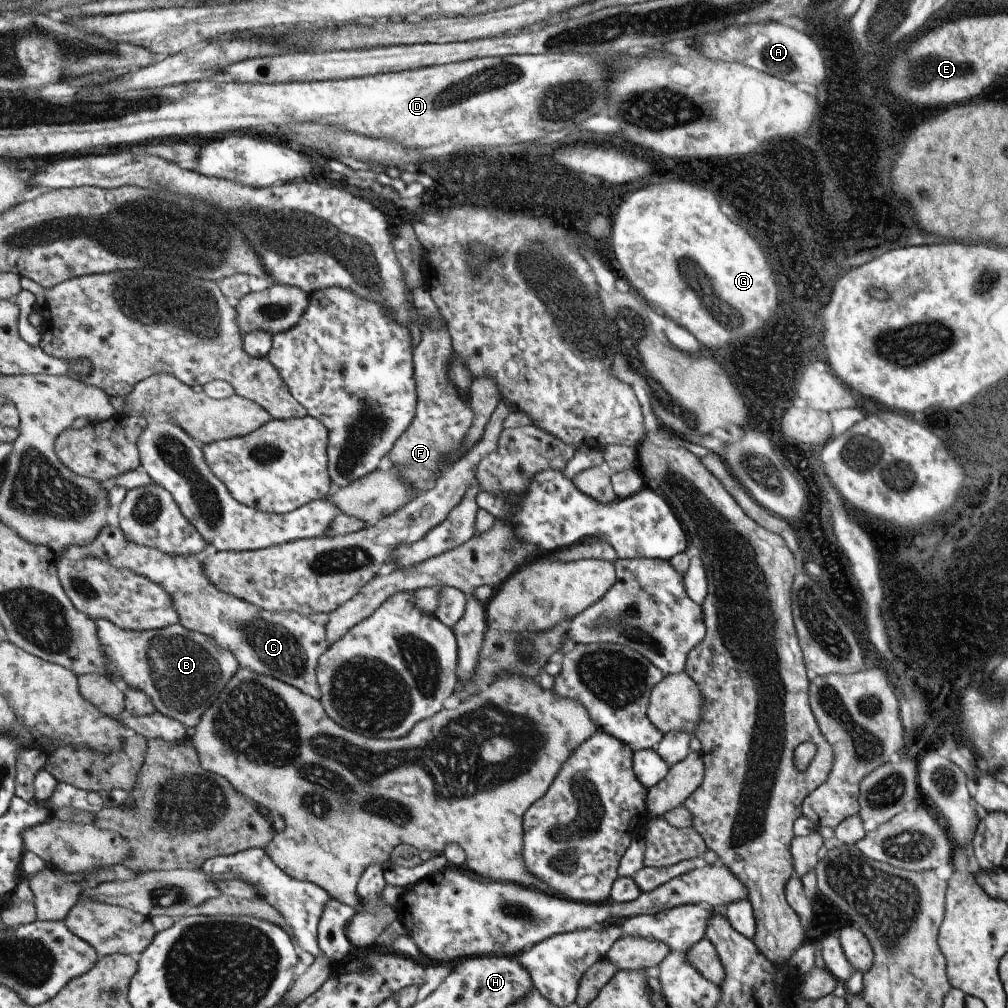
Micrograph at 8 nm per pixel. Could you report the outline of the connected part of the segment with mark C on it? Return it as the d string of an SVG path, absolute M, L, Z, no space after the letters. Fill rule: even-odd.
M107 525L91 545L86 547L72 546L62 557L74 561L96 558L111 563L114 567L135 571L135 574L147 577L154 583L162 585L170 594L173 606L179 613L179 623L185 628L213 637L221 646L230 650L238 658L241 667L294 686L297 690L318 700L321 688L317 683L317 662L329 645L325 636L325 623L328 619L328 613L300 615L293 611L265 610L215 586L204 573L202 562L199 562L196 555L176 557L156 548L136 545L126 537L120 526Z

